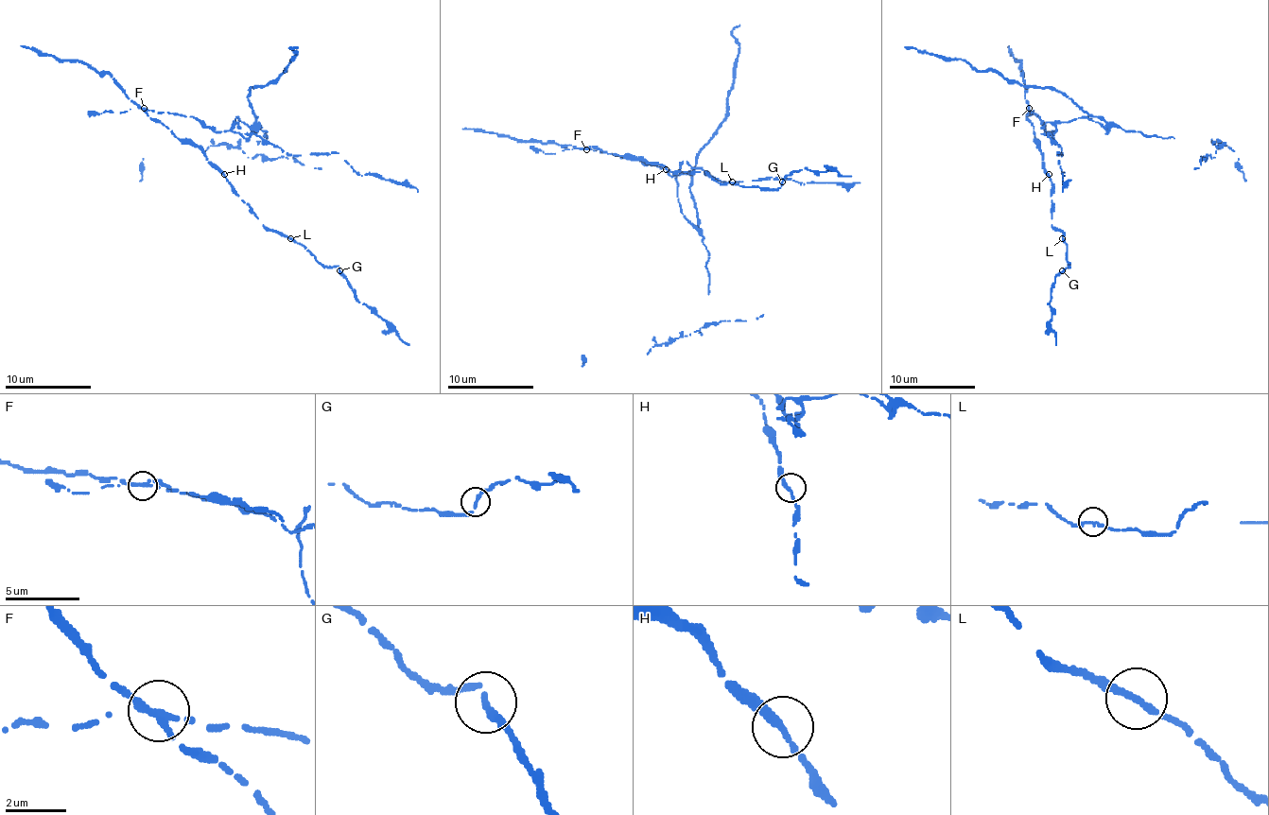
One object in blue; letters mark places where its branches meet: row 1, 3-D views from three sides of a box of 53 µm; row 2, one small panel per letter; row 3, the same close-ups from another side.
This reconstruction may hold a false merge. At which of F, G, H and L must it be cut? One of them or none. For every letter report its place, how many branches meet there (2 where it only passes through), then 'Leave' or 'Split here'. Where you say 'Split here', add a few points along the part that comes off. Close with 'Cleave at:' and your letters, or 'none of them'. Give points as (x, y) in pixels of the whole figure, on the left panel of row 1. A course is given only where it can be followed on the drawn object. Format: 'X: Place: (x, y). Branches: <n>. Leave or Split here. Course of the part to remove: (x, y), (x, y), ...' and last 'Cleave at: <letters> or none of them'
F: Place: (144, 108). Branches: 2. Split here
G: Place: (339, 270). Branches: 2. Leave
H: Place: (224, 174). Branches: 2. Leave
L: Place: (290, 238). Branches: 2. Leave
Cleave at: F

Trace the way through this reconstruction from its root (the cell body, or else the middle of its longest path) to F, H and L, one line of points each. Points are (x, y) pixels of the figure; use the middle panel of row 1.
F: (606, 152), (586, 149)
H: (606, 152), (588, 147), (618, 156), (638, 156), (666, 169)
L: (606, 152), (588, 147), (618, 156), (638, 156), (668, 171), (706, 171), (721, 184), (732, 182)

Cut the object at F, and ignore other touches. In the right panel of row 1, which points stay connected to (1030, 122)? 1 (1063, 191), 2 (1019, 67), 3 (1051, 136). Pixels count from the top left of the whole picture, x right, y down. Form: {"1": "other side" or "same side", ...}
{"1": "other side", "2": "same side", "3": "other side"}

